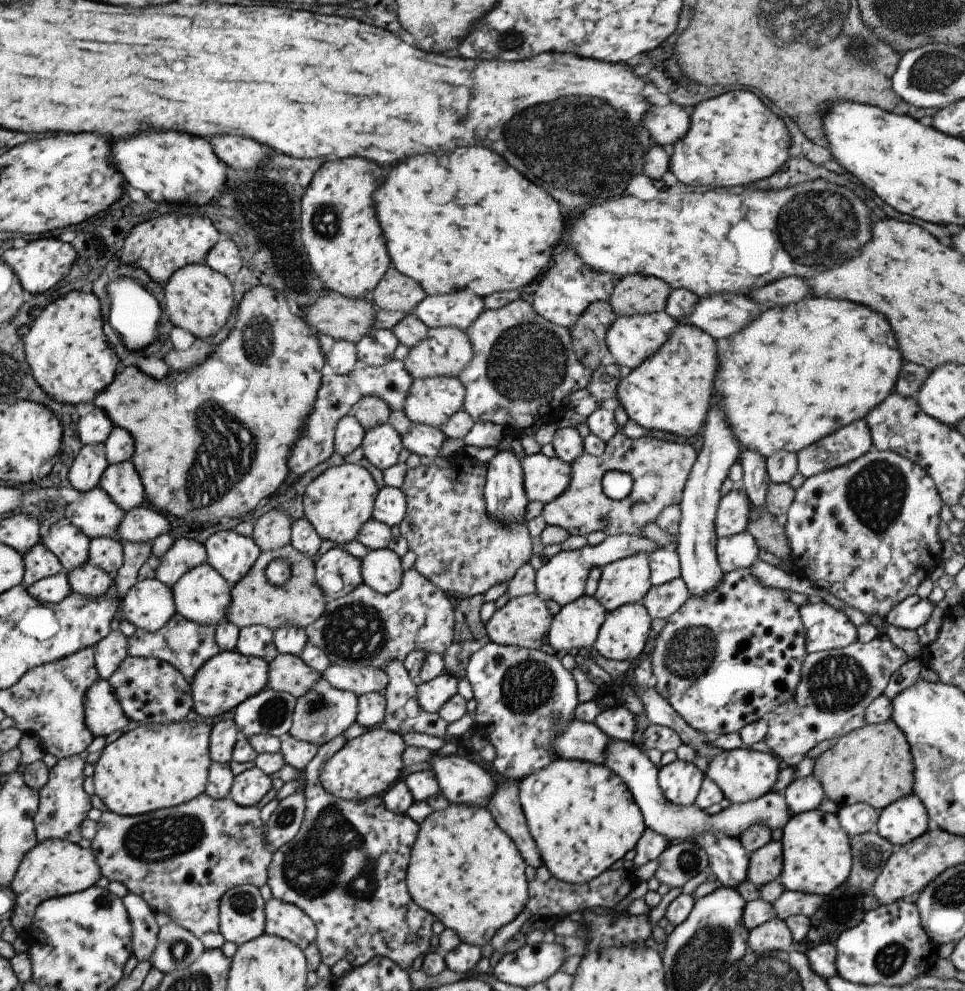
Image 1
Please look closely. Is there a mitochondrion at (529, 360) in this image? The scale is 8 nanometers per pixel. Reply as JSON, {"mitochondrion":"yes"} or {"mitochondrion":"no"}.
{"mitochondrion":"yes"}

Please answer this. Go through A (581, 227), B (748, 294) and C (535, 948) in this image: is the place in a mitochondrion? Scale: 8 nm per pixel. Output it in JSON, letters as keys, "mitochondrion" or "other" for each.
{"A":"other","B":"other","C":"other"}

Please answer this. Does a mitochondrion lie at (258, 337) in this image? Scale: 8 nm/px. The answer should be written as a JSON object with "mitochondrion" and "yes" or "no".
{"mitochondrion":"yes"}

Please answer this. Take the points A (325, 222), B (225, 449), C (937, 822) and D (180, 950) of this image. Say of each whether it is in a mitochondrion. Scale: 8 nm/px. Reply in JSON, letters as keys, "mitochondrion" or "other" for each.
{"A":"mitochondrion","B":"mitochondrion","C":"other","D":"mitochondrion"}

